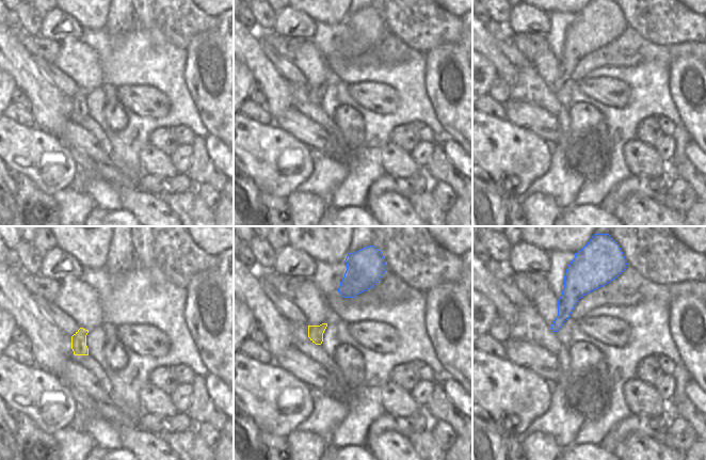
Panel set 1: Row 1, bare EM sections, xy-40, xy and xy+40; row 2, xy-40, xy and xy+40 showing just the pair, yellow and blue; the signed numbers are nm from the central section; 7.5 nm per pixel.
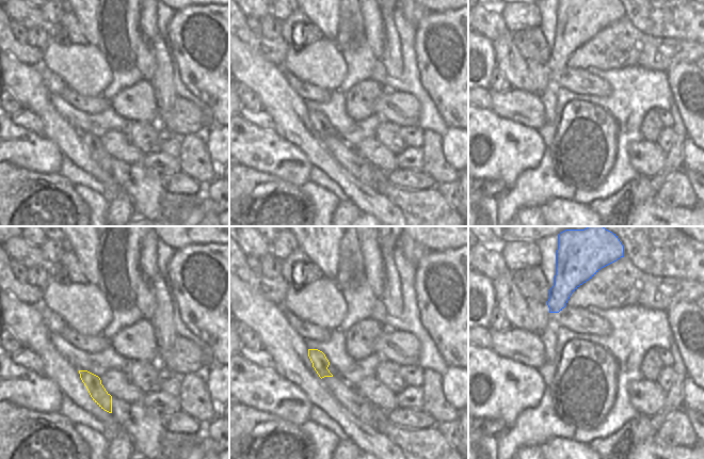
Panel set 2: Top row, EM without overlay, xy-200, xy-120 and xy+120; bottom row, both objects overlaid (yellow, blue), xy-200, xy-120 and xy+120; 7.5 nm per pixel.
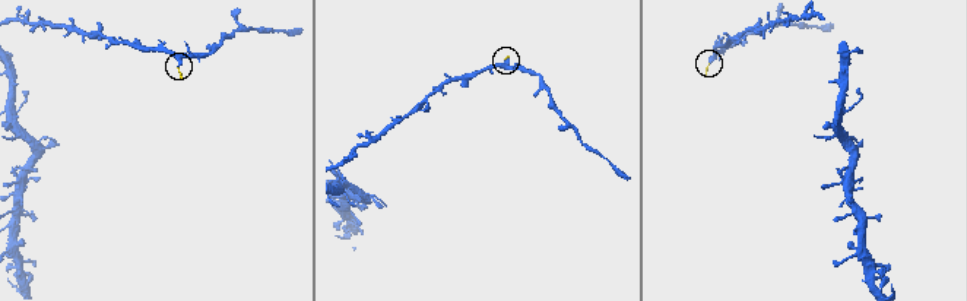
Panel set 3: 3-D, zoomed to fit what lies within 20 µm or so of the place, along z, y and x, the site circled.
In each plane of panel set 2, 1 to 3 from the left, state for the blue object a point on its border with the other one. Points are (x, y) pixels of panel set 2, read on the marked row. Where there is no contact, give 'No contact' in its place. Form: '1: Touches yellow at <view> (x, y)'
1: No contact
2: No contact
3: No contact.

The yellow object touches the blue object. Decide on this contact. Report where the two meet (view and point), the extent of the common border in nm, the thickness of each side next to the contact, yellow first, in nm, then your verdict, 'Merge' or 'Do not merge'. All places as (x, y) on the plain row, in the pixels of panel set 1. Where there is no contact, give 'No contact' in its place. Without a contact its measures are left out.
No contact. Merge.

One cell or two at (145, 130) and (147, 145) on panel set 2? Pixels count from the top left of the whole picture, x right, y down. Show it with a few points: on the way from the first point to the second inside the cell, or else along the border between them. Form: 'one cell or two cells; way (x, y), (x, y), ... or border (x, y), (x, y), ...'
one cell; way (145, 133), (147, 142)

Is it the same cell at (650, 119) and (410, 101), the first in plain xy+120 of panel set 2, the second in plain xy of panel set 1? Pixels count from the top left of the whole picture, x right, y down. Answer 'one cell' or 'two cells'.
two cells

